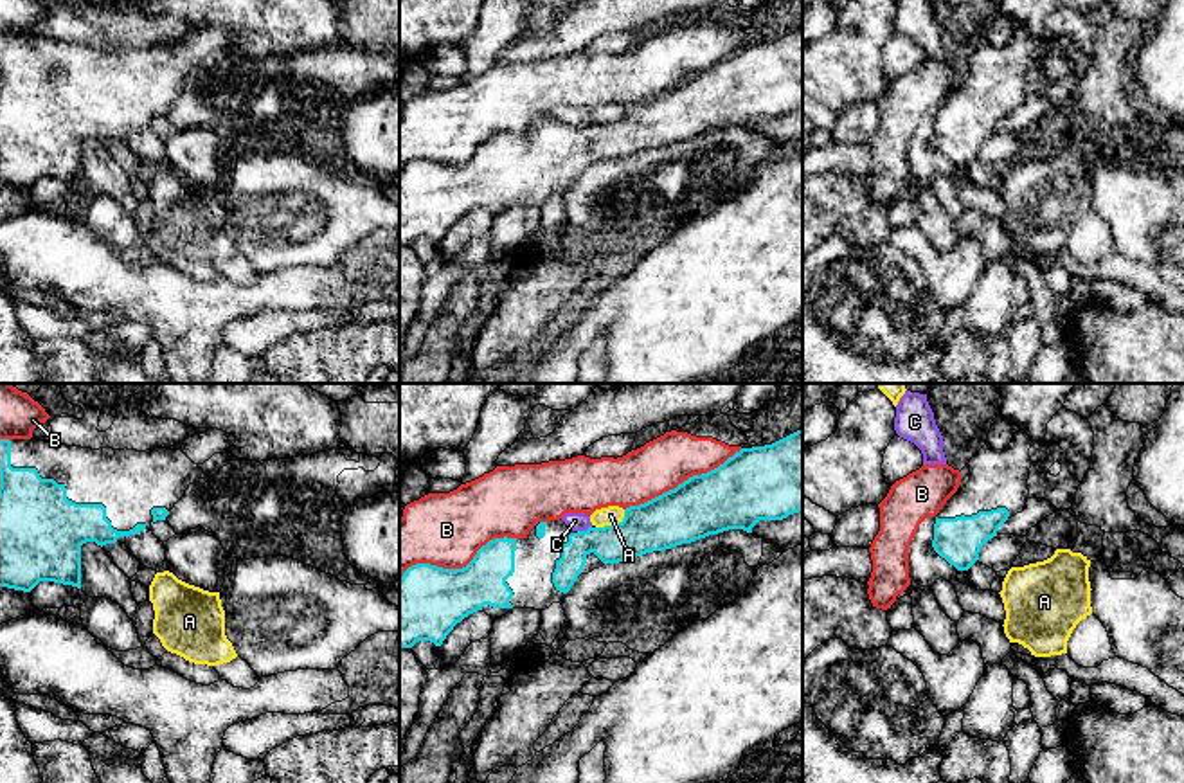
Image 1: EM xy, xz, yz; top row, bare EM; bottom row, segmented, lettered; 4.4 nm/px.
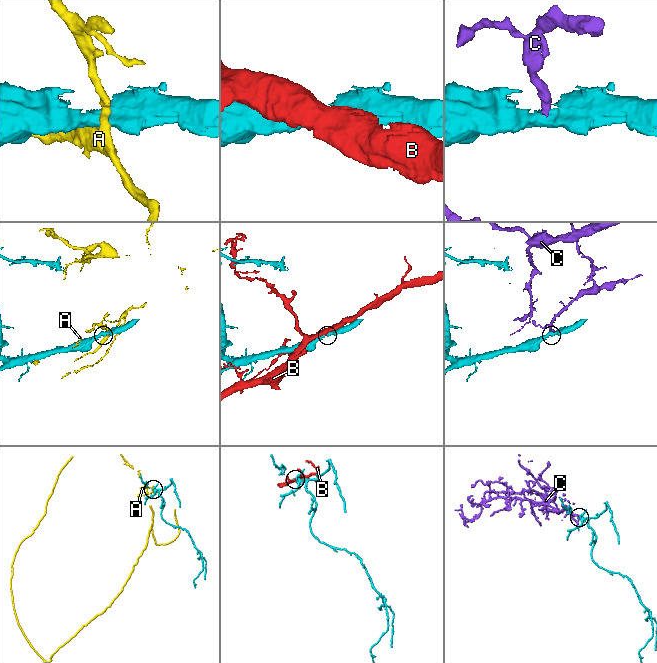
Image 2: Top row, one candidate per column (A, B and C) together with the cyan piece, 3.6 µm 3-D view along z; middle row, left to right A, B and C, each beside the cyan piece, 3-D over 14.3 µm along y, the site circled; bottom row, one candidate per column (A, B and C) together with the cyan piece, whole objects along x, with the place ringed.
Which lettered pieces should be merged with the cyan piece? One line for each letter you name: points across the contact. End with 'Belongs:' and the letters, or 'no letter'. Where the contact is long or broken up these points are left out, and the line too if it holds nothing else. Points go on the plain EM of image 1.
Belongs: no letter

